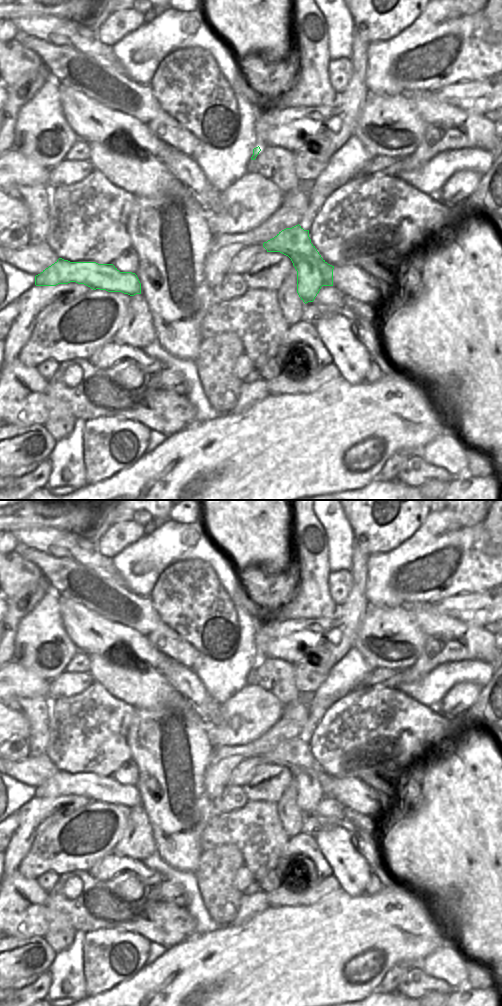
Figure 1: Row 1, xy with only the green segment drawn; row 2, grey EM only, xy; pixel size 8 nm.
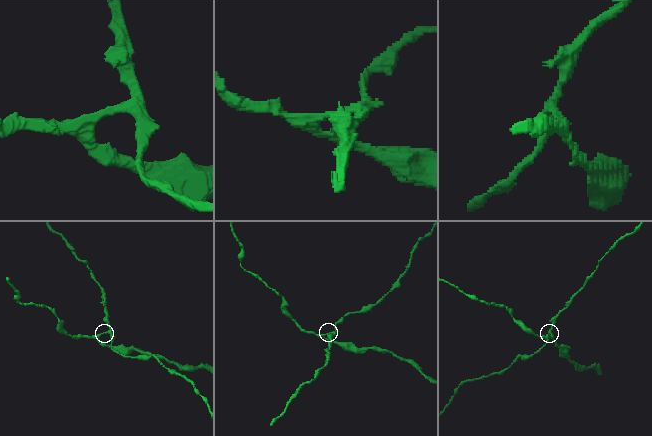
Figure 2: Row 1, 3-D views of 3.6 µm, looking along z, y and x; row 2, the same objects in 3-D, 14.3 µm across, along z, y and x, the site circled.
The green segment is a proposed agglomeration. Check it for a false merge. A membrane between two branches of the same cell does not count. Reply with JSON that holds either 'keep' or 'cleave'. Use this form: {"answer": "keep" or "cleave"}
{"answer": "cleave"}

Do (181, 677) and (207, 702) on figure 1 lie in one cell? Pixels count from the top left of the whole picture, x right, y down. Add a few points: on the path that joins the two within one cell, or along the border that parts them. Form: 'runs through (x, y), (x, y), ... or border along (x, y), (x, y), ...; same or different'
runs through (187, 683), (201, 697); same

